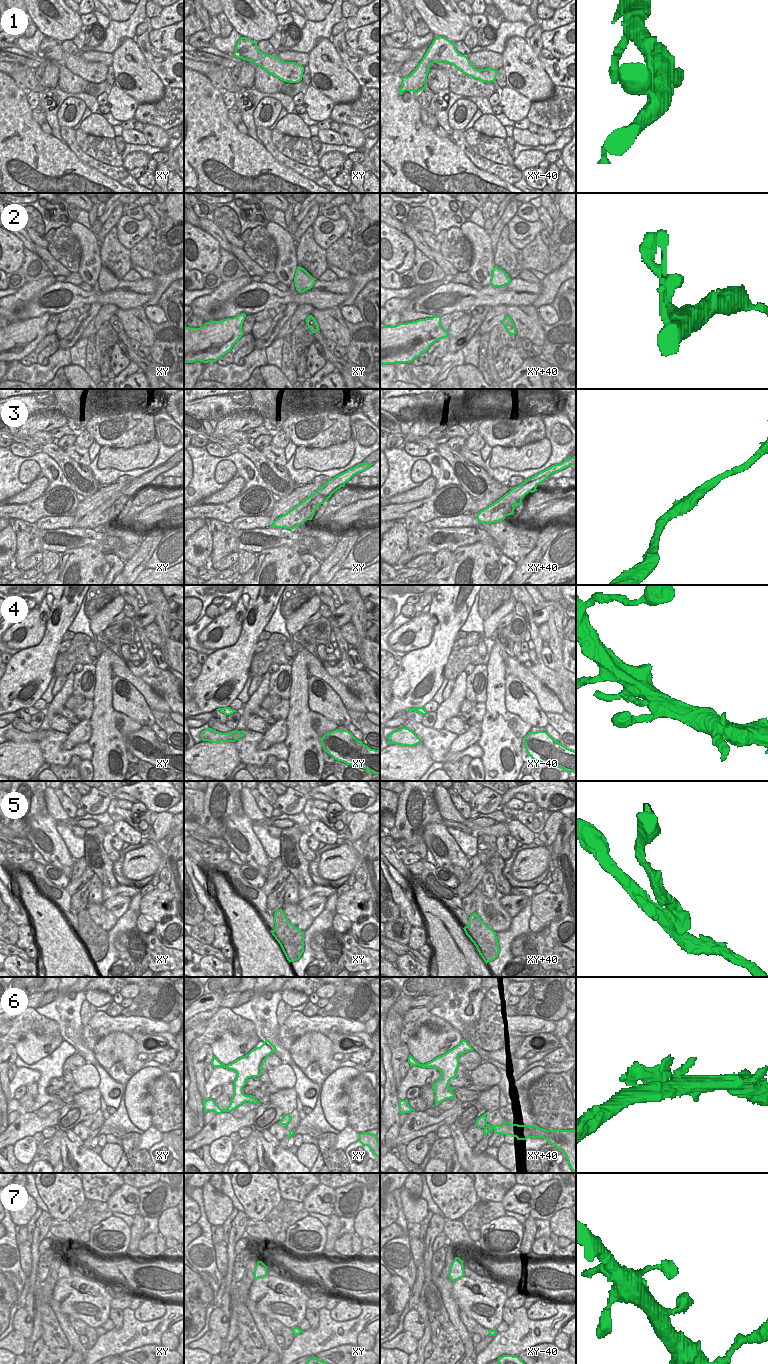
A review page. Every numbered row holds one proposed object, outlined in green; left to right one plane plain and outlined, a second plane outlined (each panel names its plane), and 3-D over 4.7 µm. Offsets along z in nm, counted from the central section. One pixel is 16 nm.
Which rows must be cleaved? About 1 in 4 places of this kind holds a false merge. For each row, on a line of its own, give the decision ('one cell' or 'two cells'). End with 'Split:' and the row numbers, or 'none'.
1: one cell
2: one cell
3: one cell
4: one cell
5: two cells
6: one cell
7: one cell
Split: 5

